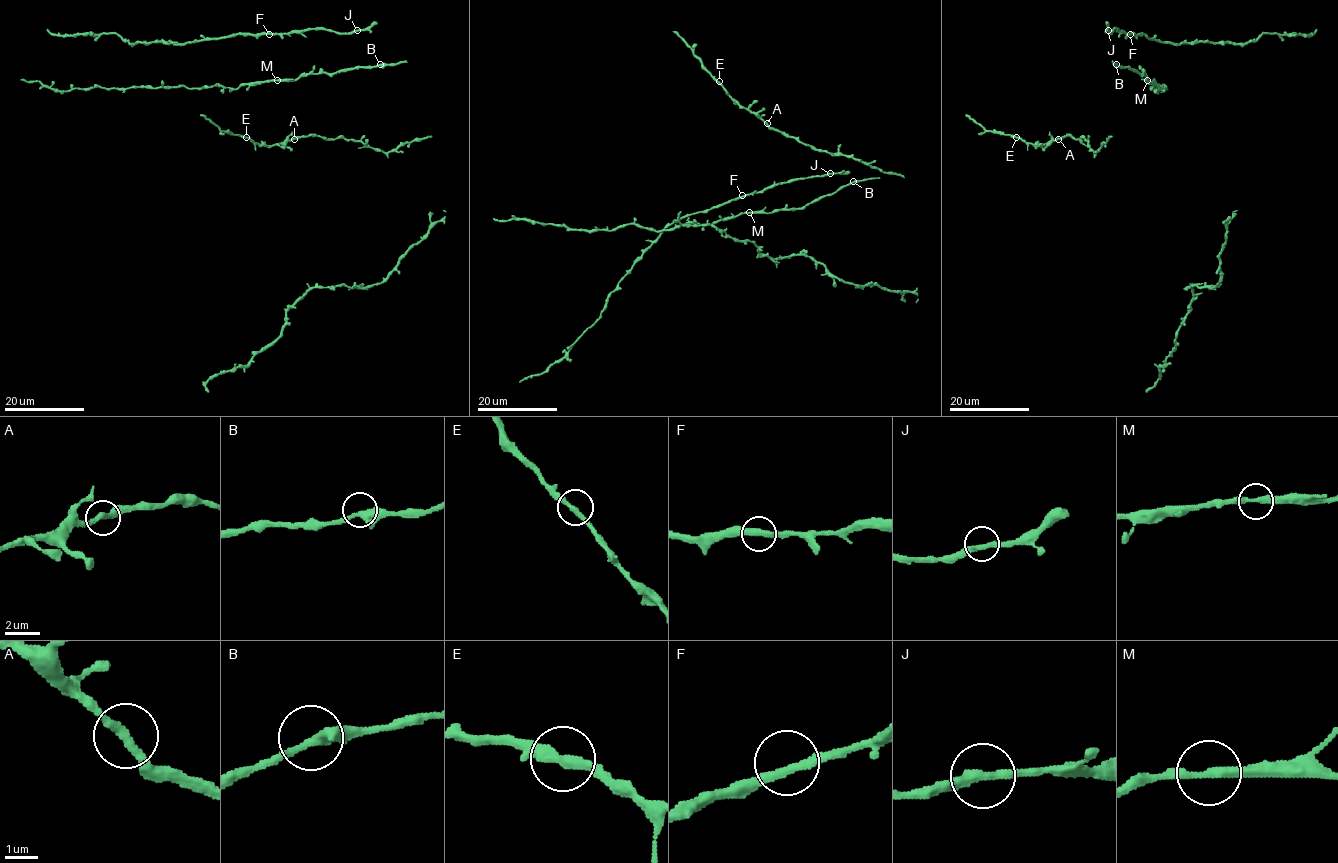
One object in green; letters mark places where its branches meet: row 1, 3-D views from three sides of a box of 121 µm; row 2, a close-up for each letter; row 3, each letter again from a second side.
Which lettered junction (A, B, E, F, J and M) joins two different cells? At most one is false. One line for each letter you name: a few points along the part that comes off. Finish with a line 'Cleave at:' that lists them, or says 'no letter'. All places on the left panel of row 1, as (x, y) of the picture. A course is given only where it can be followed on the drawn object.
Cleave at: no letter

